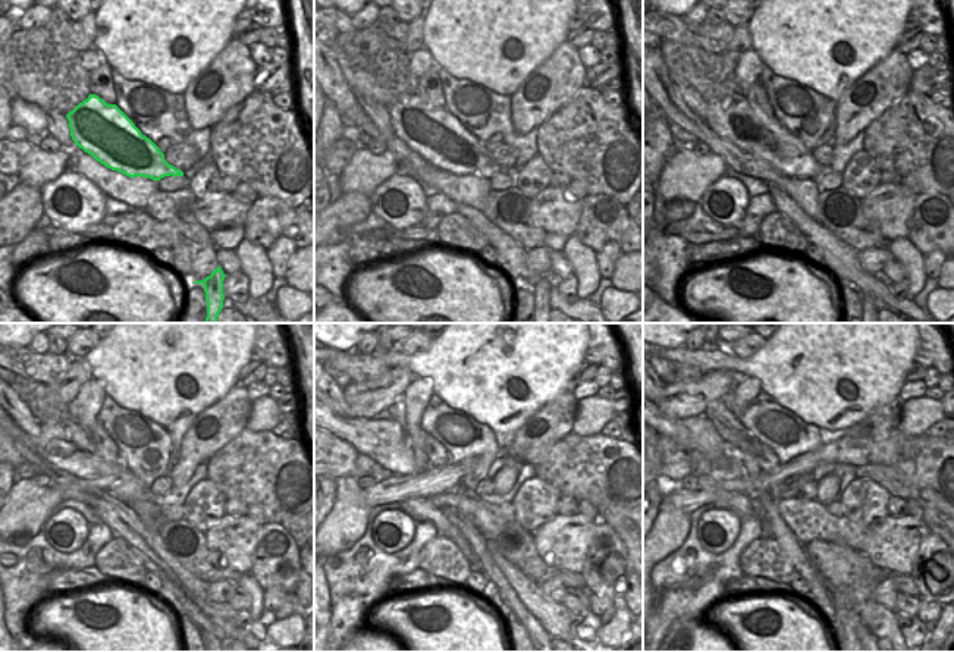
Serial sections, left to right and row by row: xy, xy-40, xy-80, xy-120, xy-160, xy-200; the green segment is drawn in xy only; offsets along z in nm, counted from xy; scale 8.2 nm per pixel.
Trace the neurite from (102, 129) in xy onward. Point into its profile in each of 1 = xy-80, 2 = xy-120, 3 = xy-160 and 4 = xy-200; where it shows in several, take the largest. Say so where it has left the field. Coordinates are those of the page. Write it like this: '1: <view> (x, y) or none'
1: xy-80 (766, 138)
2: xy-120 (78, 457)
3: xy-160 (363, 441)
4: xy-200 (690, 441)

